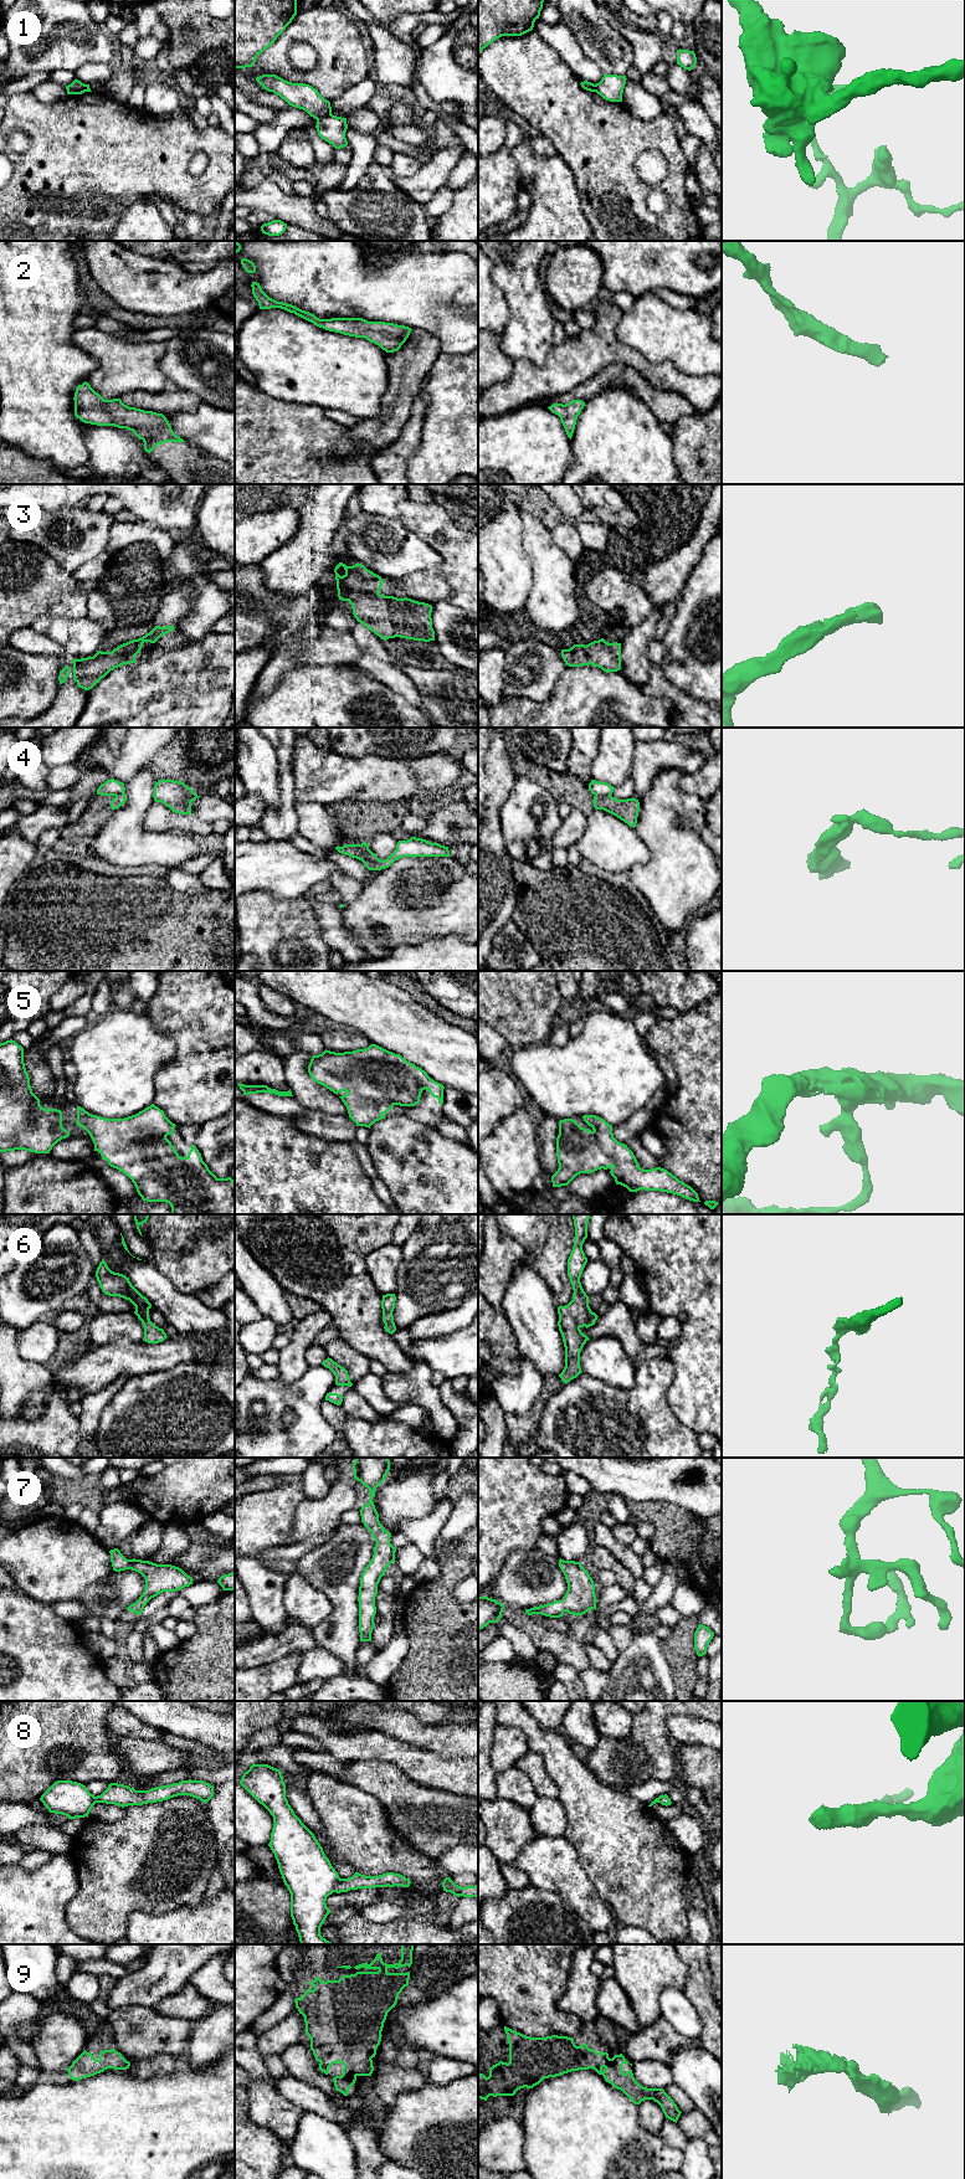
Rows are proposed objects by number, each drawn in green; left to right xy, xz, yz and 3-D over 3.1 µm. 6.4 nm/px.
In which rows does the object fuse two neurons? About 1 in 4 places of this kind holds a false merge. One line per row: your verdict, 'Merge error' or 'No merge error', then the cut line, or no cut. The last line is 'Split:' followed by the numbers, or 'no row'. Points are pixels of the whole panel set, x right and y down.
1: Merge error. Split along xz (330, 112), (317, 121)
2: No merge error. No split
3: No merge error. No split
4: Merge error. Split along yz (595, 795), (610, 796)
5: No merge error. No split
6: No merge error. No split
7: No merge error. No split
8: Merge error. Split along xz (340, 1879), (333, 1891)
9: No merge error. No split
Split: 1, 4, 8

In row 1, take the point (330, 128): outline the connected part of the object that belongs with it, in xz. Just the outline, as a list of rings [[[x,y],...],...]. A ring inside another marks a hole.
[[[332,113],[317,120],[318,135],[332,144],[335,149],[348,145],[345,132],[348,129],[347,118],[333,115]]]

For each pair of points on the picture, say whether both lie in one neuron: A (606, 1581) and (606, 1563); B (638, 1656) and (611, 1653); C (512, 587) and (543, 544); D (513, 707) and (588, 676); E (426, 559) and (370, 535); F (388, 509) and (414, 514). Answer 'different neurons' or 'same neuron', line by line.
A: different neurons
B: different neurons
C: different neurons
D: same neuron
E: same neuron
F: different neurons

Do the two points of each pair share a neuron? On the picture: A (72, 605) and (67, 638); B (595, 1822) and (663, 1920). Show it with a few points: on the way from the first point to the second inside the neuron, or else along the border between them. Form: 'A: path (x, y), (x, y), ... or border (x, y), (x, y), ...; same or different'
A: border (54, 612), (62, 611), (72, 617), (86, 616); different
B: path (620, 1846), (642, 1872), (645, 1886), (652, 1895); same

